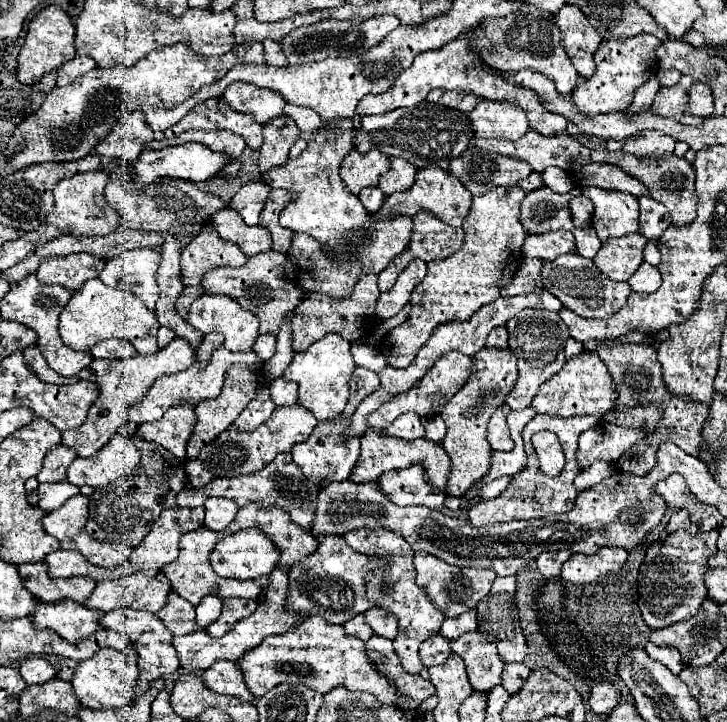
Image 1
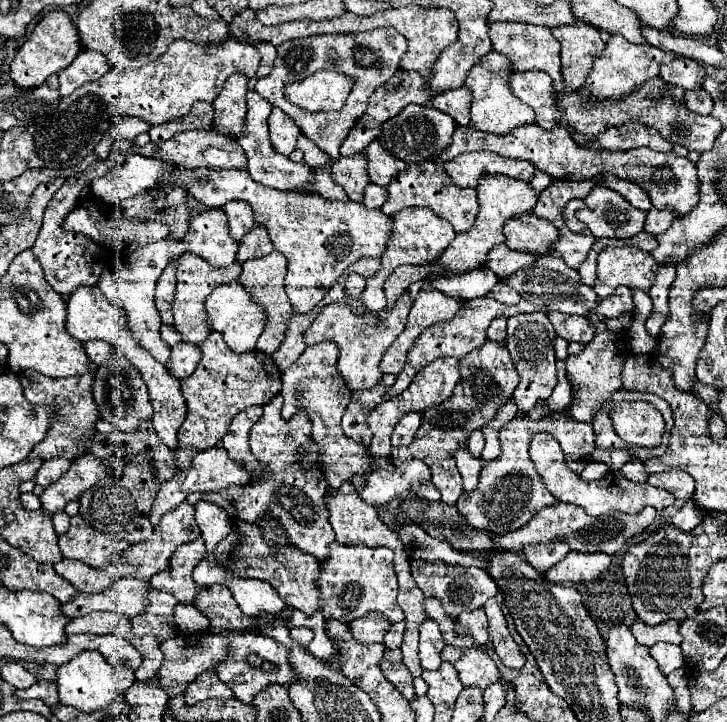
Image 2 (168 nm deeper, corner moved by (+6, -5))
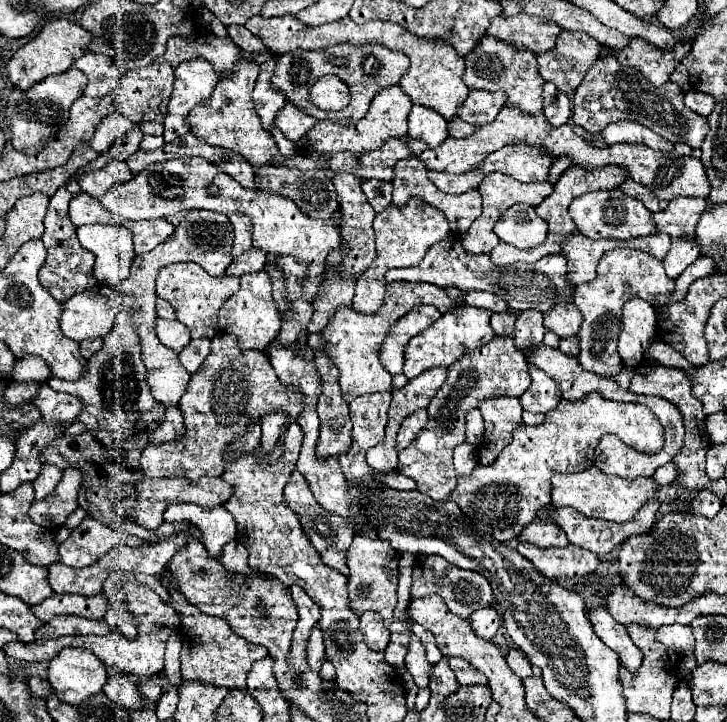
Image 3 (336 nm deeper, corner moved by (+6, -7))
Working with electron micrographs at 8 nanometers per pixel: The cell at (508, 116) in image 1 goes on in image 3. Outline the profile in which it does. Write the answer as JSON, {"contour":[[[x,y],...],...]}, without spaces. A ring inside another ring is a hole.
{"contour":[[[484,35],[478,41],[478,47],[470,55],[464,57],[466,71],[464,71],[464,83],[470,89],[484,89],[484,91],[506,91],[508,105],[518,105],[526,113],[538,113],[542,111],[542,85],[544,79],[538,73],[536,55],[526,49],[510,47],[508,43]]]}

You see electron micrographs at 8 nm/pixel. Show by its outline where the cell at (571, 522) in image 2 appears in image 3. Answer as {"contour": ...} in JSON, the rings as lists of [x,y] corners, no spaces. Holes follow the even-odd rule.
{"contour":[[[650,500],[634,515],[634,519],[626,521],[626,523],[614,523],[614,521],[602,521],[602,519],[592,519],[592,517],[586,517],[586,515],[580,515],[578,511],[574,509],[554,509],[552,511],[552,517],[558,521],[558,525],[564,529],[568,541],[580,549],[586,549],[586,551],[592,551],[596,555],[604,555],[604,553],[610,553],[614,547],[618,547],[620,543],[624,543],[628,537],[632,535],[642,535],[646,531],[650,531],[650,527],[655,523],[655,514],[659,509],[659,502],[656,500]]]}

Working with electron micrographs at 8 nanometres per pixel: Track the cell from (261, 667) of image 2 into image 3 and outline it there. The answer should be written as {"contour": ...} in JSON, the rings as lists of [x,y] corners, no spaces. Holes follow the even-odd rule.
{"contour":[[[170,591],[170,605],[182,617],[182,651],[180,651],[180,661],[182,661],[182,677],[186,681],[200,681],[206,685],[216,685],[216,687],[226,687],[226,689],[246,689],[246,675],[252,667],[254,661],[264,659],[268,651],[262,645],[254,645],[240,635],[236,635],[226,619],[220,617],[210,617],[204,615],[197,607],[190,604],[180,591]]]}

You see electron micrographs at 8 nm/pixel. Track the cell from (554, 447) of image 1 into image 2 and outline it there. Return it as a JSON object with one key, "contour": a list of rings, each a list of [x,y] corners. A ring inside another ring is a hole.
{"contour":[[[536,433],[532,437],[530,443],[530,459],[534,461],[534,467],[538,471],[538,475],[542,477],[544,485],[548,487],[548,491],[564,503],[574,503],[578,507],[582,507],[588,515],[606,515],[612,511],[622,511],[622,513],[638,513],[642,511],[646,505],[654,507],[654,509],[666,509],[674,505],[676,497],[674,493],[670,493],[668,489],[660,489],[660,487],[652,487],[648,483],[634,483],[624,479],[624,475],[620,471],[608,471],[606,477],[598,479],[598,481],[582,481],[576,473],[572,473],[566,463],[564,463],[564,455],[562,449],[558,445],[558,441],[548,435],[548,433]]]}

